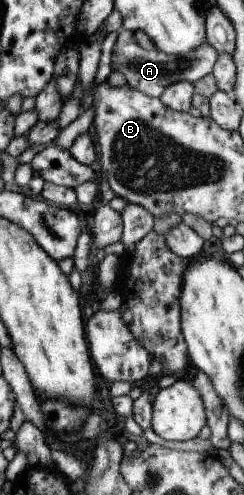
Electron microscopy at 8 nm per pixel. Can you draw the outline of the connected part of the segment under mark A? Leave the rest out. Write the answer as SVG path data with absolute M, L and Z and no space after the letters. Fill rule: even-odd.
M121 29L117 33L117 39L115 39L113 51L111 51L111 63L116 71L123 75L126 83L132 89L137 89L140 93L155 98L159 98L161 91L173 83L186 80L193 84L203 75L208 75L212 71L215 59L217 59L217 53L213 47L208 45L206 40L201 45L188 50L185 55L165 55L153 47L142 49L134 42L132 32L125 29Z

